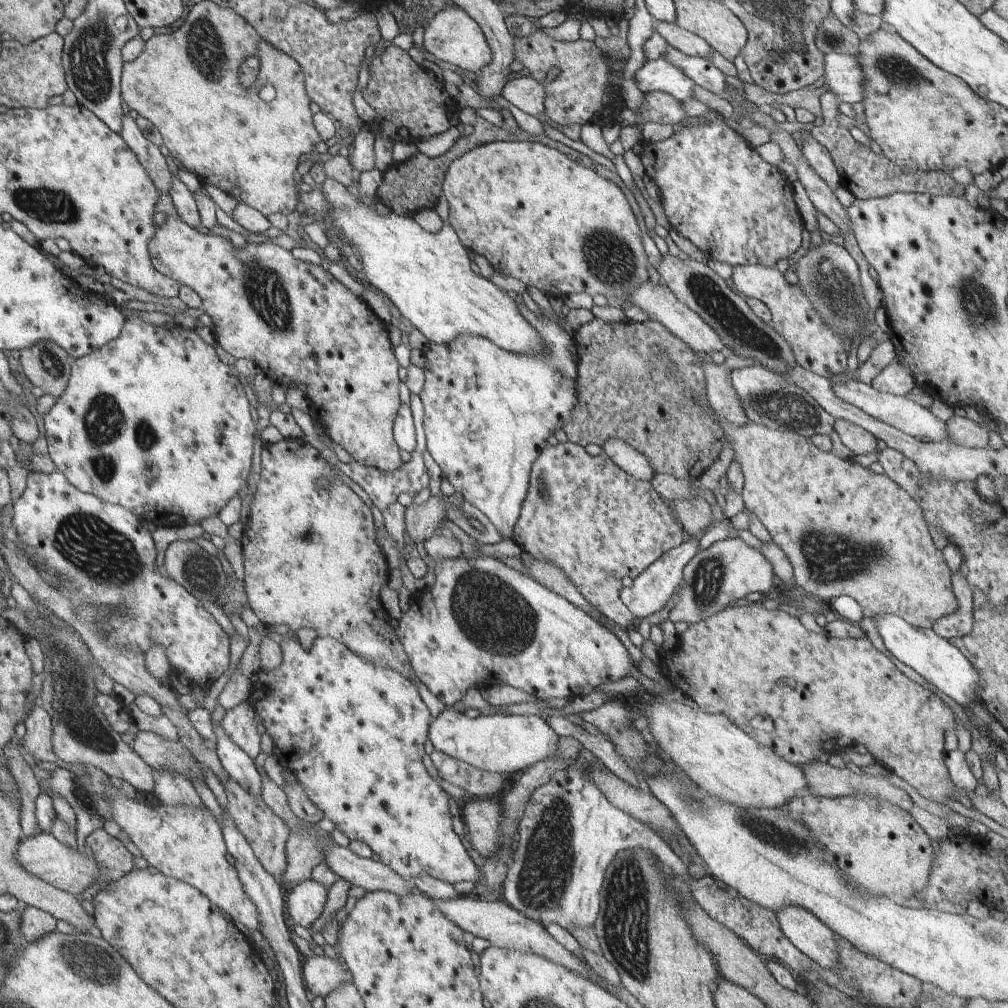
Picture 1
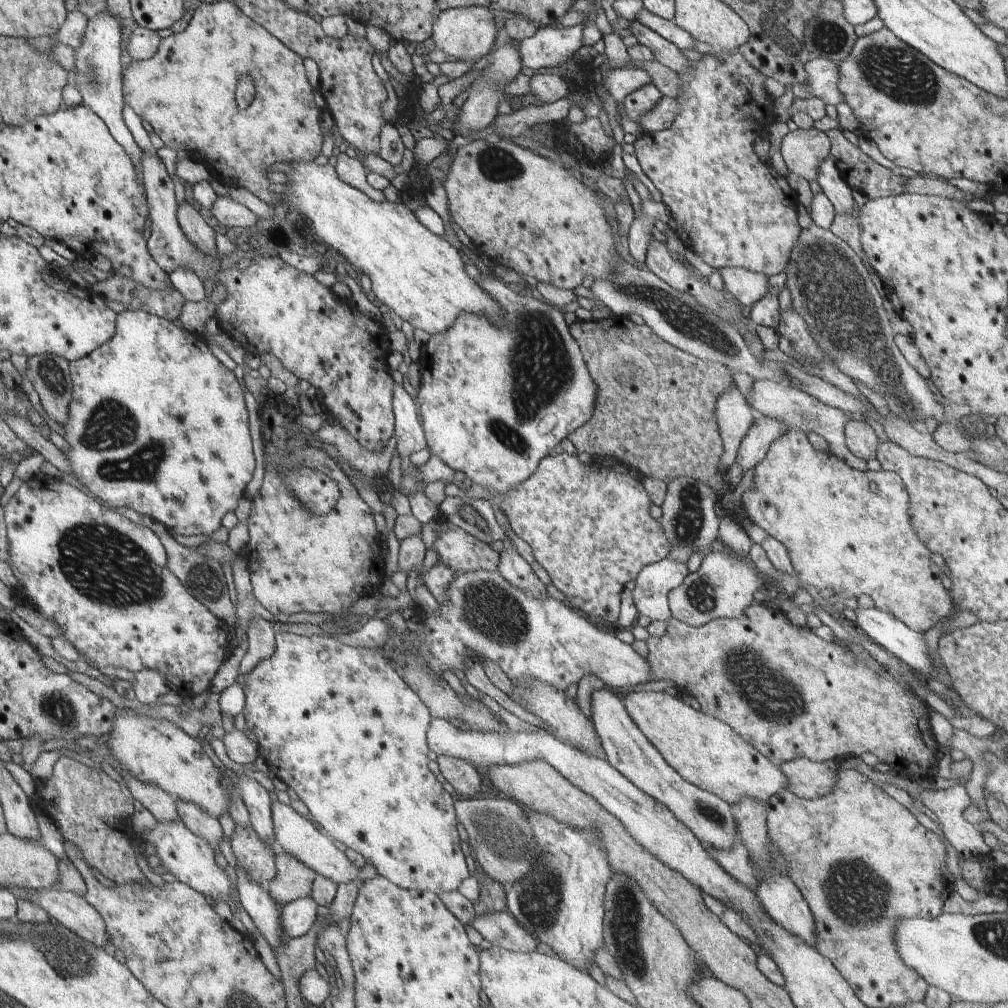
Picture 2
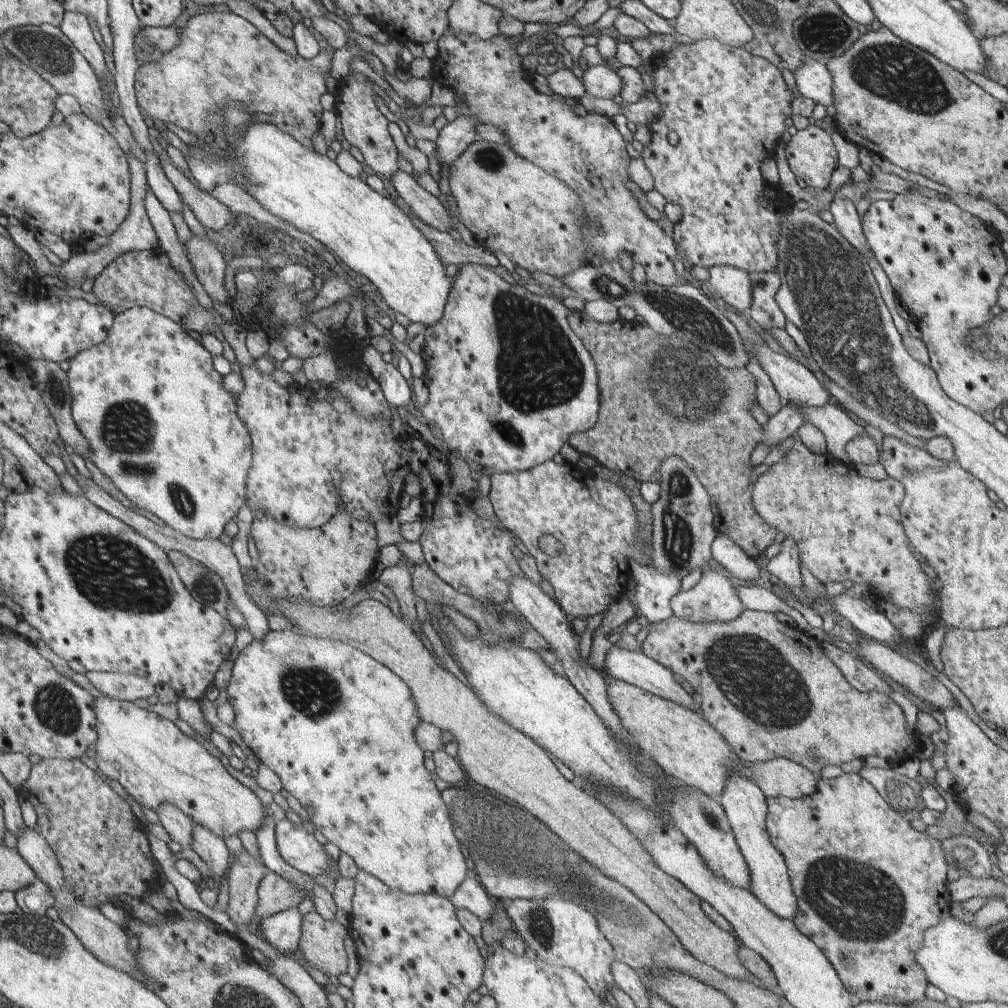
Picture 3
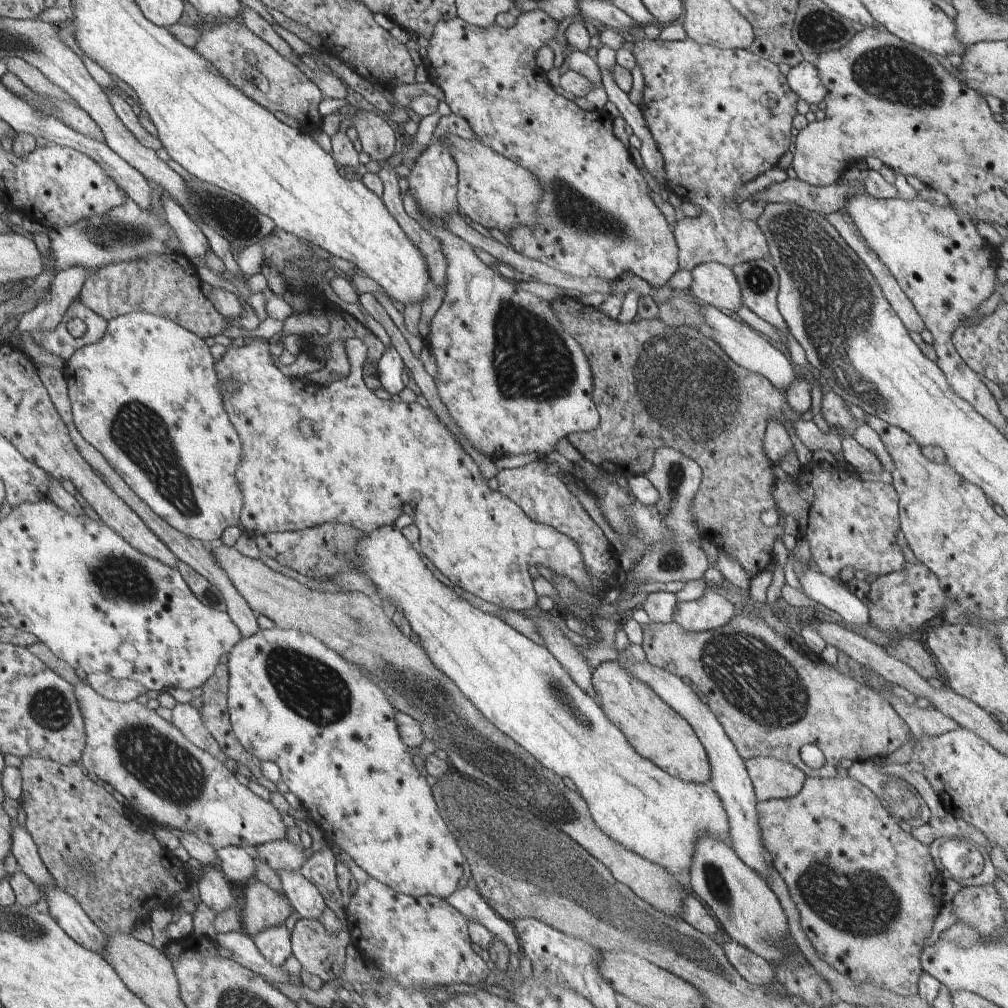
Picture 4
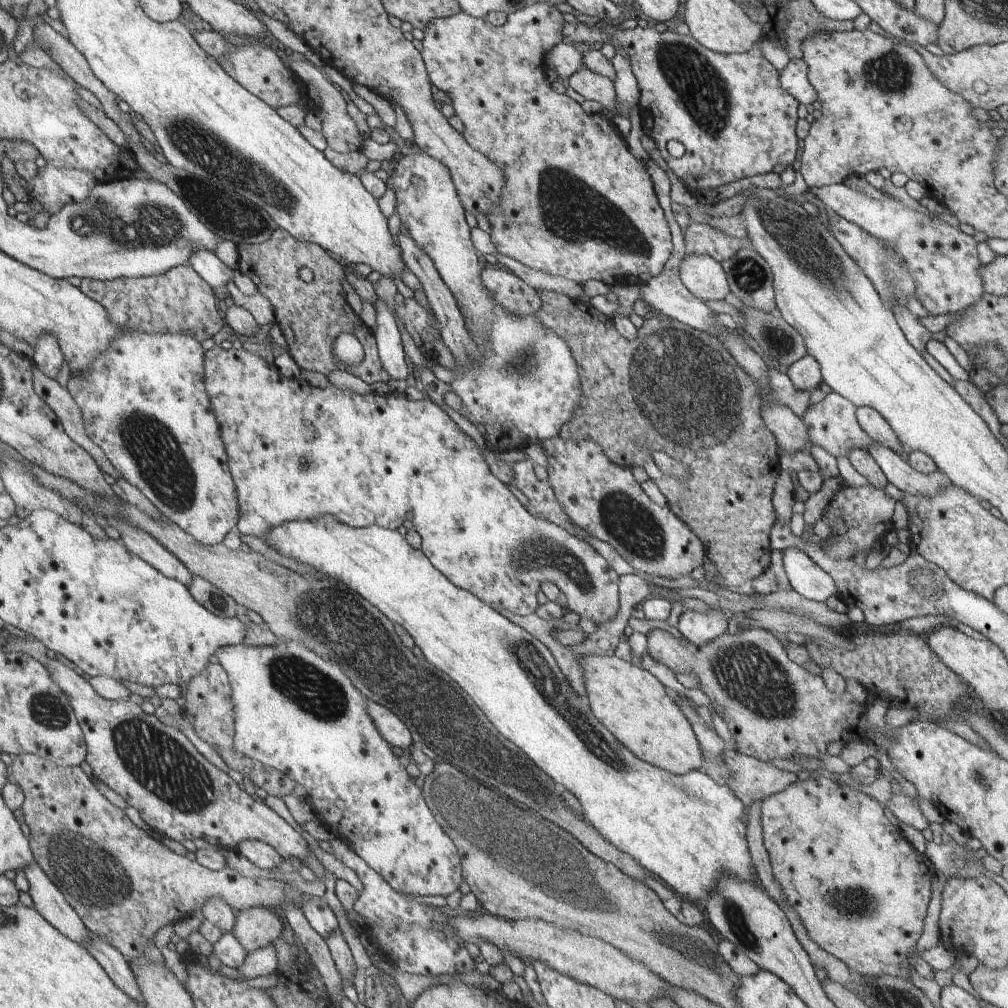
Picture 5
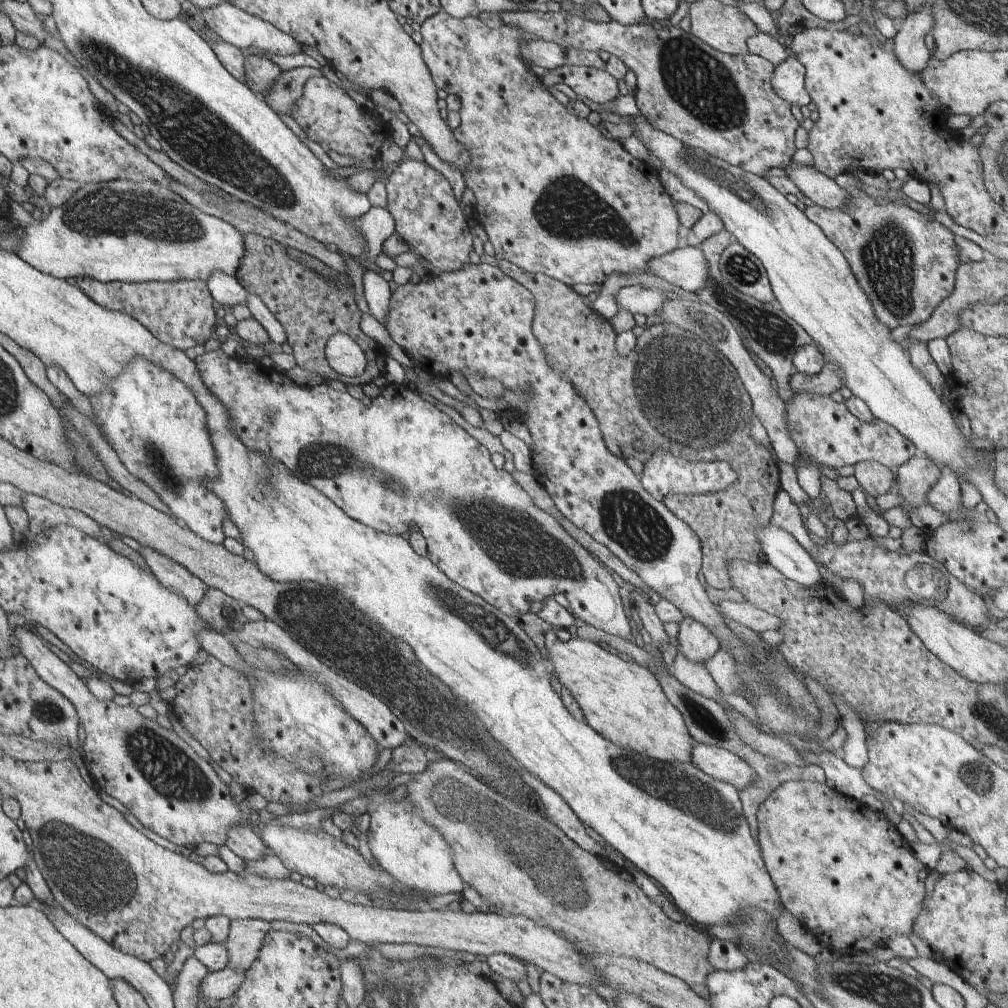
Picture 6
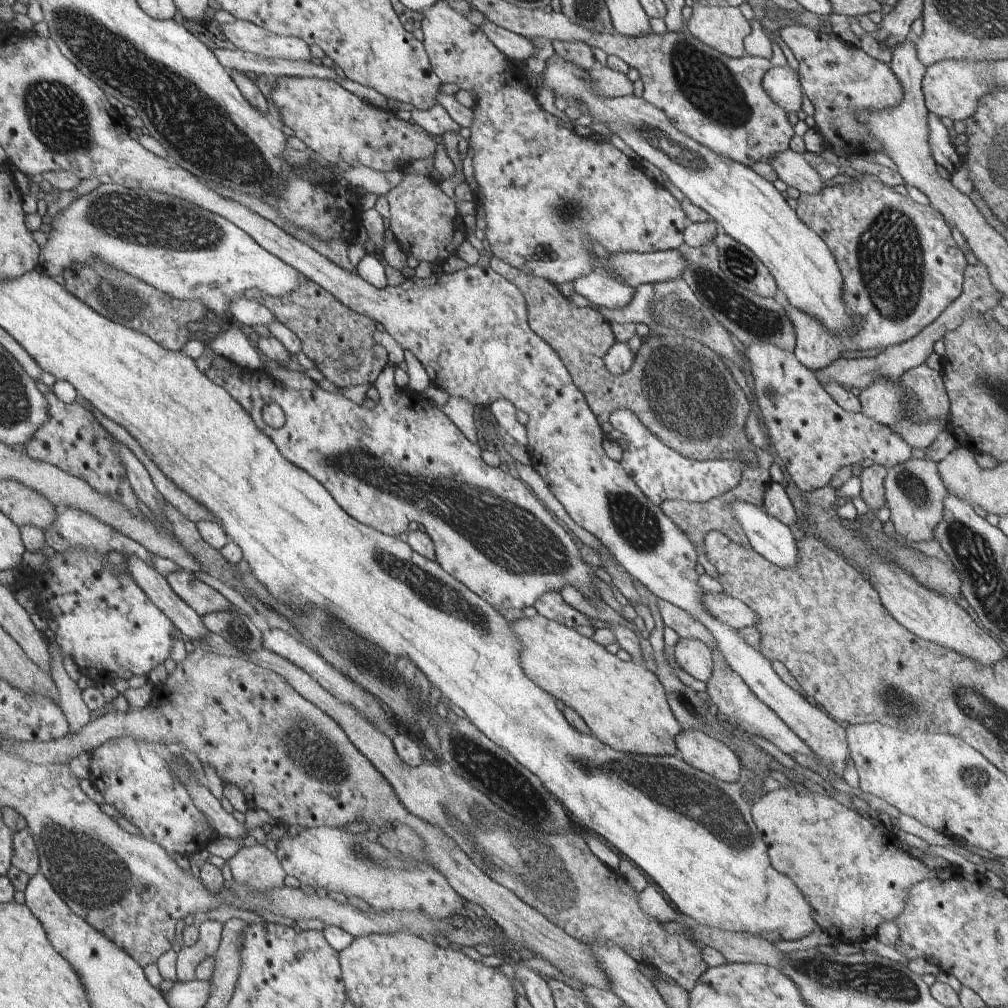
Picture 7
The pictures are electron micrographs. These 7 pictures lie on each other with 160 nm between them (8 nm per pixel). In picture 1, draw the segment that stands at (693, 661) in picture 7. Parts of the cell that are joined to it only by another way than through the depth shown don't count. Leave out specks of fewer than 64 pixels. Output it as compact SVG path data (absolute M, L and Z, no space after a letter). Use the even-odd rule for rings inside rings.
M732 533L727 539L713 543L703 552L698 551L696 556L684 567L683 585L674 602L674 607L669 610L668 619L672 622L686 622L692 624L700 622L705 618L718 614L730 605L745 601L746 594L759 592L769 596L775 592L777 578L770 562L764 557L761 551L748 546L737 534Z

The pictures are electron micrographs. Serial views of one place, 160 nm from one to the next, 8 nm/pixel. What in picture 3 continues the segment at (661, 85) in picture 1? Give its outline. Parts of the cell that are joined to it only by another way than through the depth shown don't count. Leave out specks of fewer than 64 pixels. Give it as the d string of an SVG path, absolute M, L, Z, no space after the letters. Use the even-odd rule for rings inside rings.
M590 65L585 71L577 71L588 95L601 99L613 99L616 94L619 94L621 80L616 68L610 68L608 65Z

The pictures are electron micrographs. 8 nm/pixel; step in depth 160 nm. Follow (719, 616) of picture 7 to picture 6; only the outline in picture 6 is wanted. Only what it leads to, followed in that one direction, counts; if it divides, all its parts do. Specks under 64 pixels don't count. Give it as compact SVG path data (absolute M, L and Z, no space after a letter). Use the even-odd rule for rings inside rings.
M723 600L719 602L717 608L724 617L730 618L730 620L734 620L758 634L762 631L776 631L782 626L782 622L777 616L769 615L748 602L737 603L736 601Z

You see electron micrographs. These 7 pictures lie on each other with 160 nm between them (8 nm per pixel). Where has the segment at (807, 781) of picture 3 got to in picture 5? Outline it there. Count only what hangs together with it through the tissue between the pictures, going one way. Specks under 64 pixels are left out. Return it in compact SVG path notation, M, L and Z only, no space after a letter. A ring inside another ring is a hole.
M729 746L724 750L721 759L730 772L727 784L746 809L754 801L762 802L798 780L796 774L788 770L781 771L765 761L745 755Z

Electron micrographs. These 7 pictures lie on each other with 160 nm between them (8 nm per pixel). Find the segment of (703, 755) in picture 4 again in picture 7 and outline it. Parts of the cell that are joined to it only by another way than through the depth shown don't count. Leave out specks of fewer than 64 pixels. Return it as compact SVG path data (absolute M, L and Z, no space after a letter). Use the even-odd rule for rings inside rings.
M536 614L536 616L531 618L520 618L520 620L512 622L512 624L510 624L510 630L516 634L516 638L518 638L518 640L522 640L520 644L522 644L522 650L524 650L524 652L520 654L520 666L524 668L524 672L528 674L528 678L530 678L536 686L542 687L543 690L548 692L548 694L554 696L556 700L562 700L564 705L568 706L568 708L572 708L572 710L574 710L576 714L584 720L584 723L591 731L591 735L598 738L600 742L616 751L637 753L640 755L674 755L678 753L676 747L676 737L678 737L678 734L680 734L683 729L670 709L662 684L658 681L657 676L650 672L643 663L634 661L622 662L620 658L617 658L615 655L607 652L604 646L594 642L593 638L581 636L575 629L568 628L568 626L559 624L556 621L546 619L540 614Z

